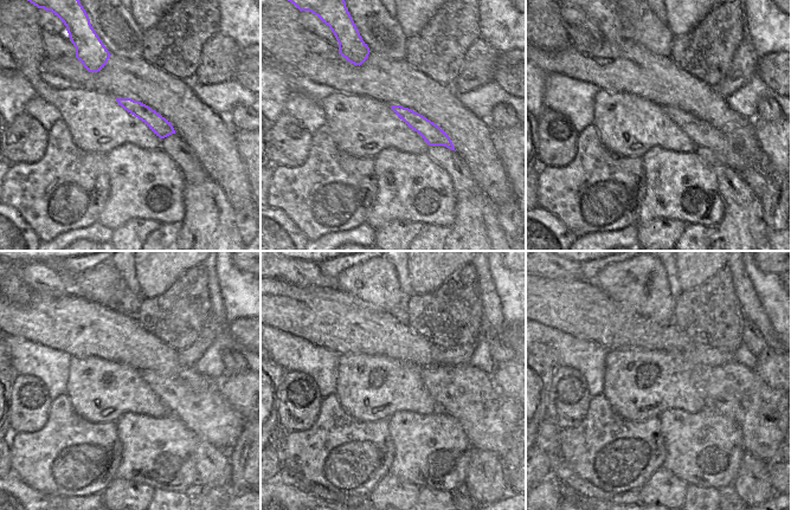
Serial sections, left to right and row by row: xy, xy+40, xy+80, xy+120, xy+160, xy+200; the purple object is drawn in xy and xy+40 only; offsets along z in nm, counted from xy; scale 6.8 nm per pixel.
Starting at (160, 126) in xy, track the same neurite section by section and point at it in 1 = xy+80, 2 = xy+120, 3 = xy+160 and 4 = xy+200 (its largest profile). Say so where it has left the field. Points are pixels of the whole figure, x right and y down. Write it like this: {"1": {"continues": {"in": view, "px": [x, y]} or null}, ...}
{"1": {"continues": {"in": "xy+80", "px": [705, 136]}}, "2": {"continues": {"in": "xy+120", "px": [194, 399]}}, "3": {"continues": {"in": "xy+160", "px": [467, 394]}}, "4": {"continues": {"in": "xy+200", "px": [761, 413]}}}

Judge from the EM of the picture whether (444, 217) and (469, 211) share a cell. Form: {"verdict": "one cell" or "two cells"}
{"verdict": "two cells"}

